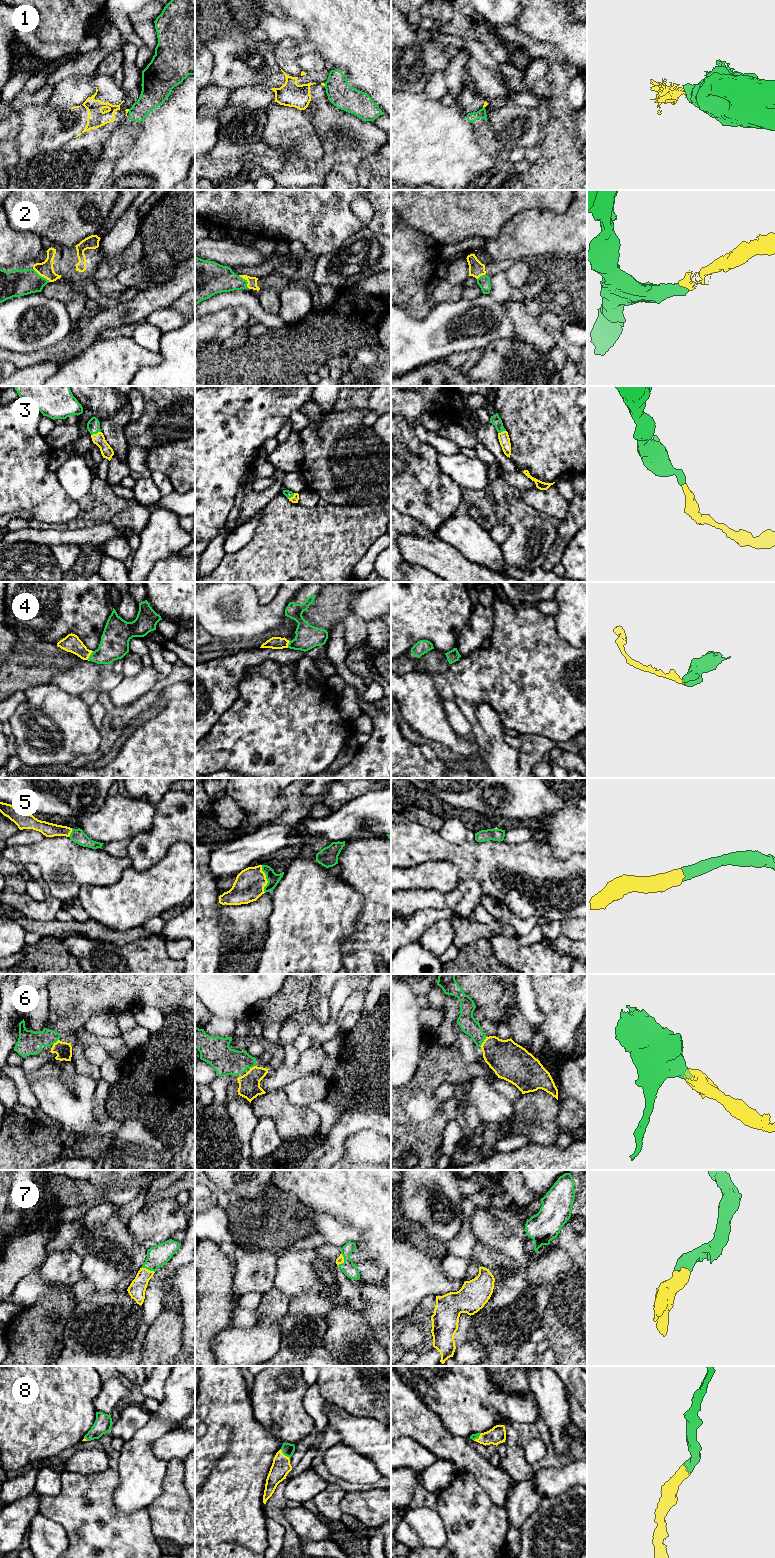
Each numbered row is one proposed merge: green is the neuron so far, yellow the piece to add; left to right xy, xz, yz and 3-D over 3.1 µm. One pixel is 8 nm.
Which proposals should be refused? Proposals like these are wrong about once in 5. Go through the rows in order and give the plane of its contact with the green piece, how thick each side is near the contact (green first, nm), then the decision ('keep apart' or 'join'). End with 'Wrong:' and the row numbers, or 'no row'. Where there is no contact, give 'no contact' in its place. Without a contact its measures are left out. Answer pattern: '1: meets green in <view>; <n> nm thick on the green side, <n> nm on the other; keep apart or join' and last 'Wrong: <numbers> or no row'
1: meets green in xz; 200 nm thick on the green side, 20 nm on the other; keep apart
2: meets green in xy; 220 nm thick on the green side, 130 nm on the other; join
3: meets green in xy; 110 nm thick on the green side, 100 nm on the other; join
4: meets green in xy; 240 nm thick on the green side, 140 nm on the other; join
5: meets green in xz; 100 nm thick on the green side, 240 nm on the other; join
6: meets green in yz; 140 nm thick on the green side, 300 nm on the other; join
7: meets green in xz; 110 nm thick on the green side, 60 nm on the other; join
8: meets green in xz; 100 nm thick on the green side, 150 nm on the other; join
Wrong: 1

